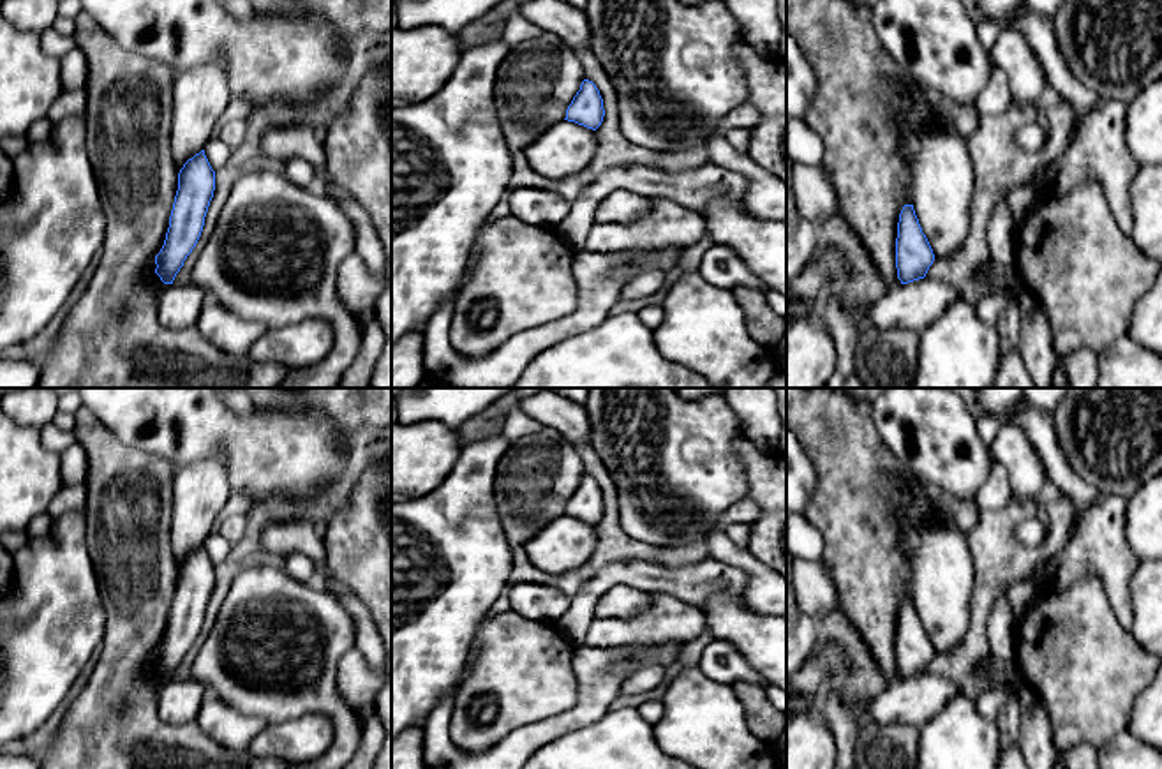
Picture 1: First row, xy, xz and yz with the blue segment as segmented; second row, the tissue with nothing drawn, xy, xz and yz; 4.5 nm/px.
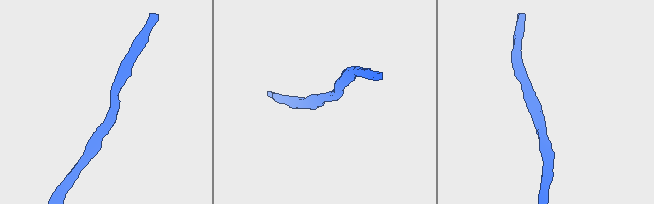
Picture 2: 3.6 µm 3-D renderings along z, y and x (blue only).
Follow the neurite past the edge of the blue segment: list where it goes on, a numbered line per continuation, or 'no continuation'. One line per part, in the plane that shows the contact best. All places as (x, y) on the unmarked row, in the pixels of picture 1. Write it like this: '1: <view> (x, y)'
1: yz (940, 563)

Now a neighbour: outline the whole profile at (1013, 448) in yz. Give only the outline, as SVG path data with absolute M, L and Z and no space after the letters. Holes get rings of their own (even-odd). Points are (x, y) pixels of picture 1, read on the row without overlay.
M1016 418L1000 425L991 443L991 453L1009 473L1012 492L1010 504L1021 506L1032 503L1047 476L1037 448L1017 425Z

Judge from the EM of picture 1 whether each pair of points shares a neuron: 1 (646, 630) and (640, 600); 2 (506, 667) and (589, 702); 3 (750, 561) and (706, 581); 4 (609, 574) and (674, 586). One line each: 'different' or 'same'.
1: different
2: different
3: different
4: same

